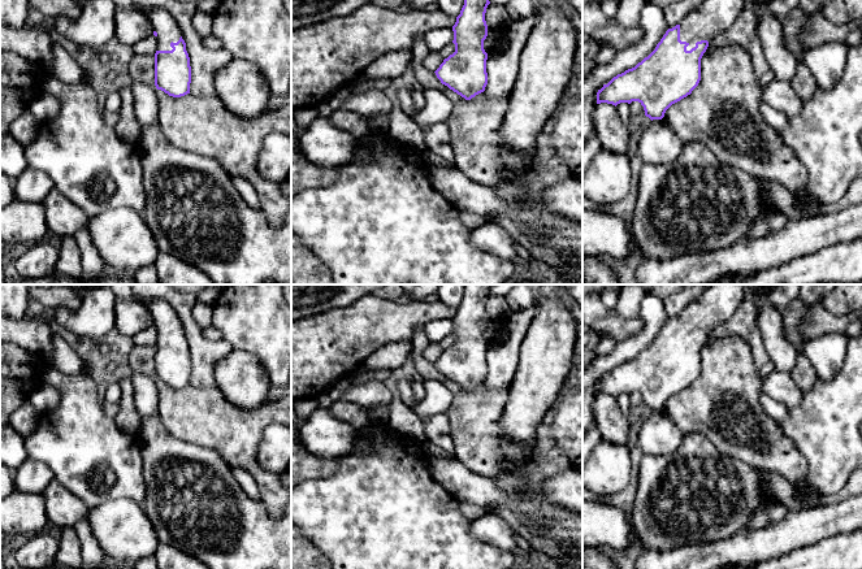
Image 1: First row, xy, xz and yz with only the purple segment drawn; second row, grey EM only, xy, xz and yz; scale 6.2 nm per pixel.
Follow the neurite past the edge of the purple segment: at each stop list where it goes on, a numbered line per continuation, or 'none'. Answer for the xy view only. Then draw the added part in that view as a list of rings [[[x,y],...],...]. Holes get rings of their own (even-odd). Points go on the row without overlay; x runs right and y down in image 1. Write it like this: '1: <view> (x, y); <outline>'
1: xy (165, 317); [[[155,299],[148,309],[153,322],[157,323],[157,342],[172,342],[170,334],[177,334],[181,329],[179,320],[169,303],[163,299]]]

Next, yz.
1: yz (718, 303); [[[707,284],[701,297],[680,312],[680,331],[689,335],[686,342],[694,339],[697,333],[714,330],[727,322],[744,297],[744,284]]]

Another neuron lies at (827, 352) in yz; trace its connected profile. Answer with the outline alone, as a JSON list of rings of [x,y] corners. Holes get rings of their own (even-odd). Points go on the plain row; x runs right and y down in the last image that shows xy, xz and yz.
[[[828,333],[811,336],[802,346],[802,353],[810,360],[816,378],[831,379],[842,368],[848,339],[841,333]]]

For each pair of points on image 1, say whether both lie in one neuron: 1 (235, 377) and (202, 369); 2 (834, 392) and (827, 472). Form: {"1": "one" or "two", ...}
{"1": "two", "2": "one"}

